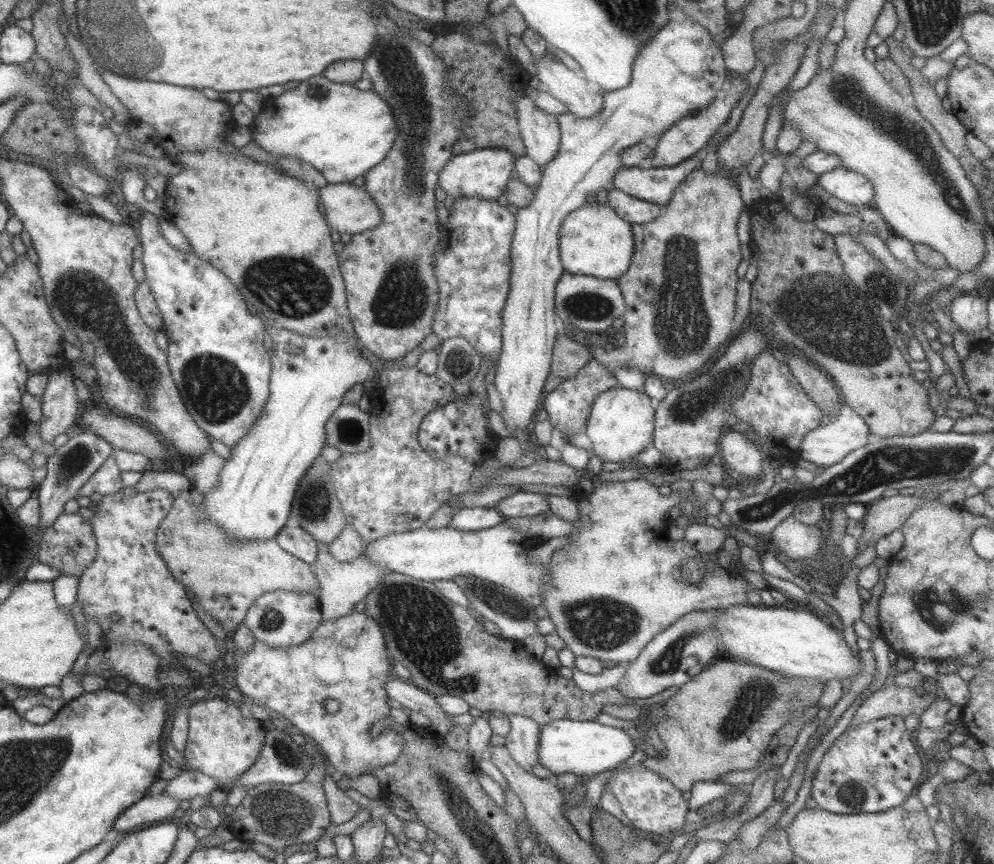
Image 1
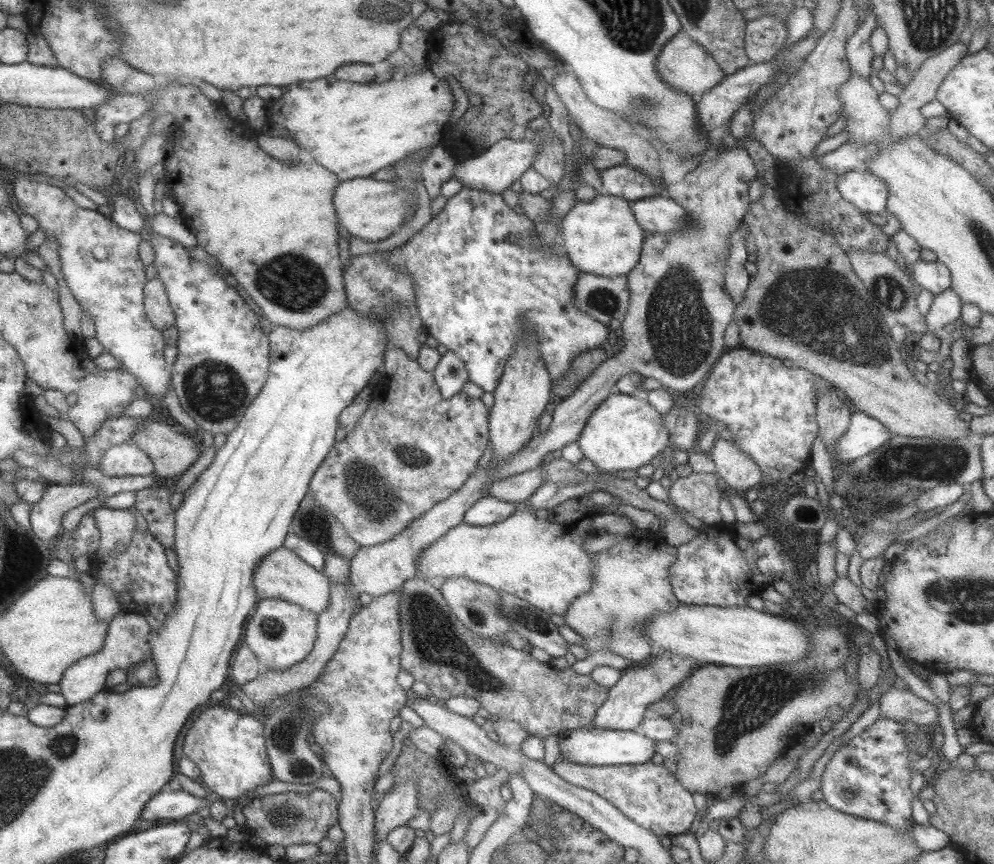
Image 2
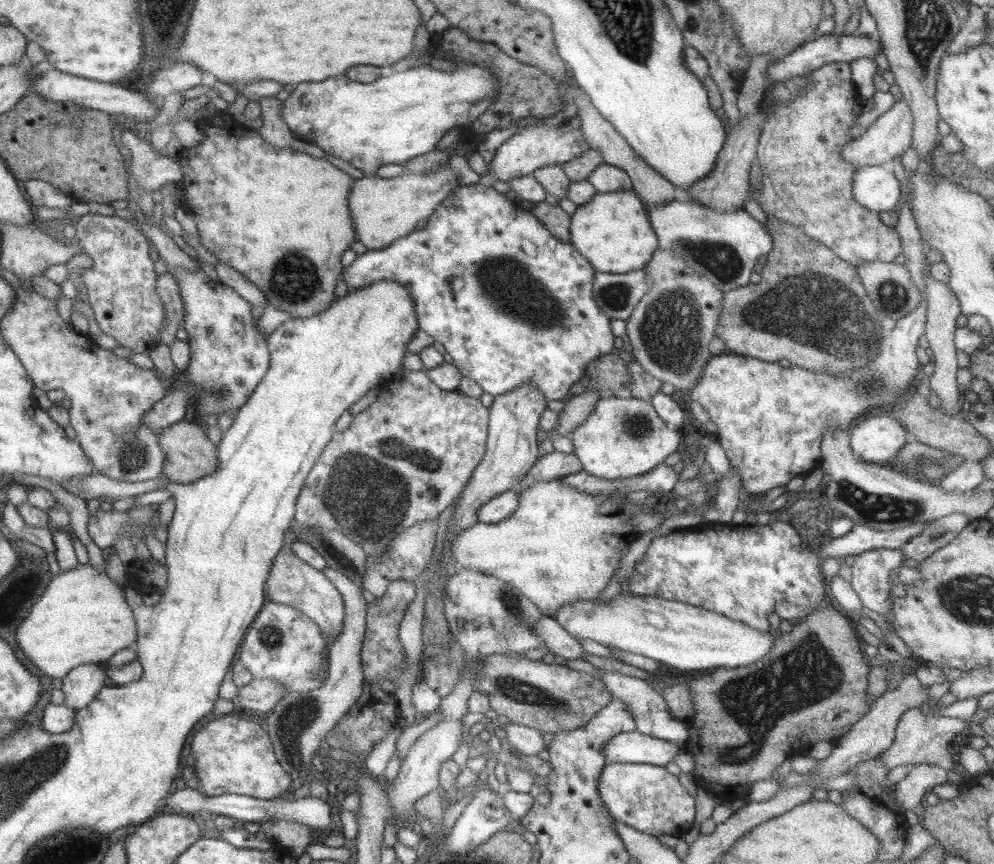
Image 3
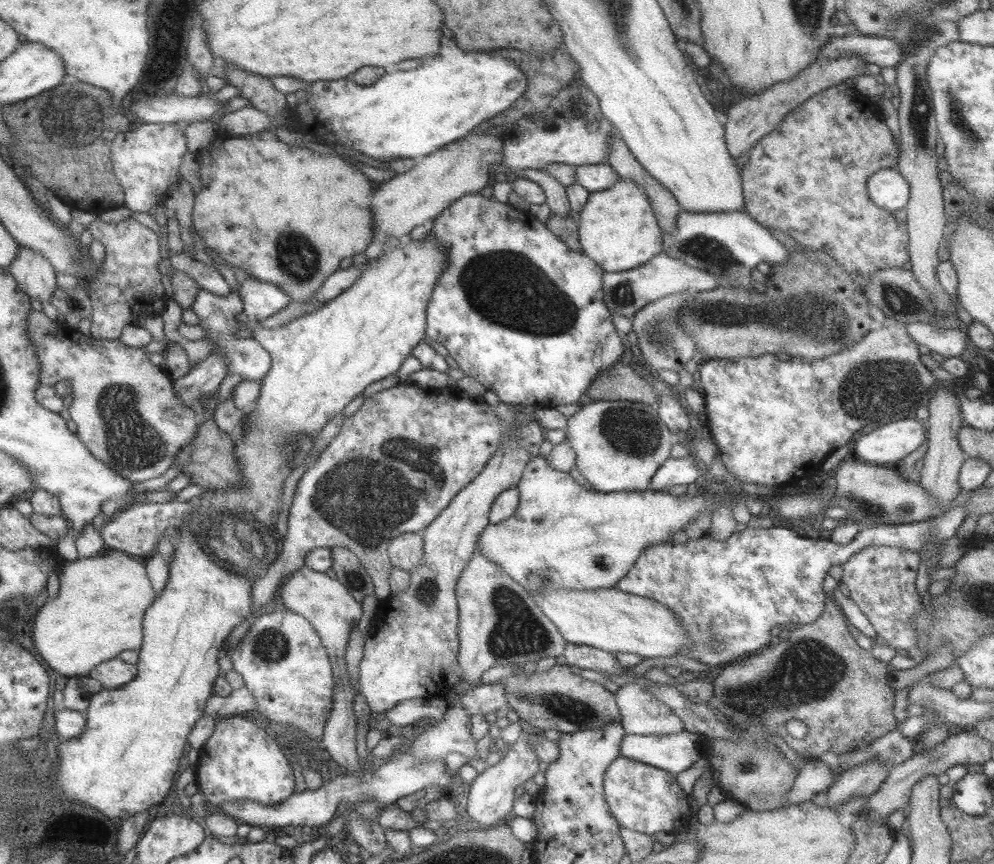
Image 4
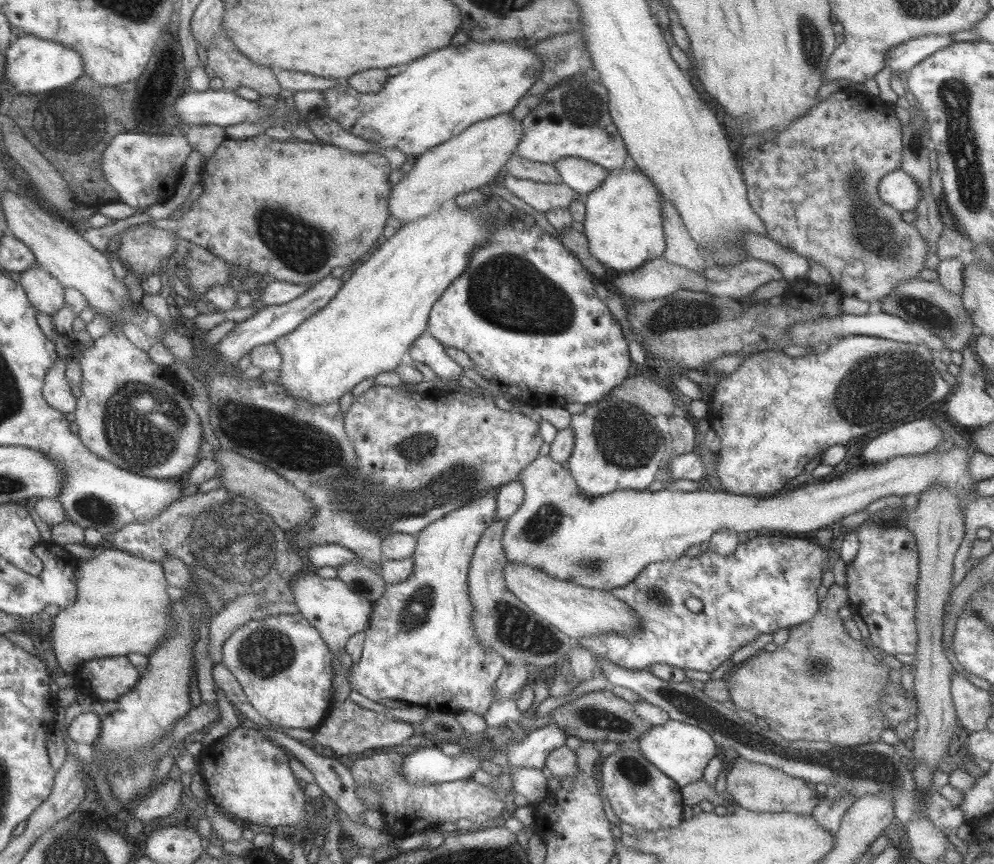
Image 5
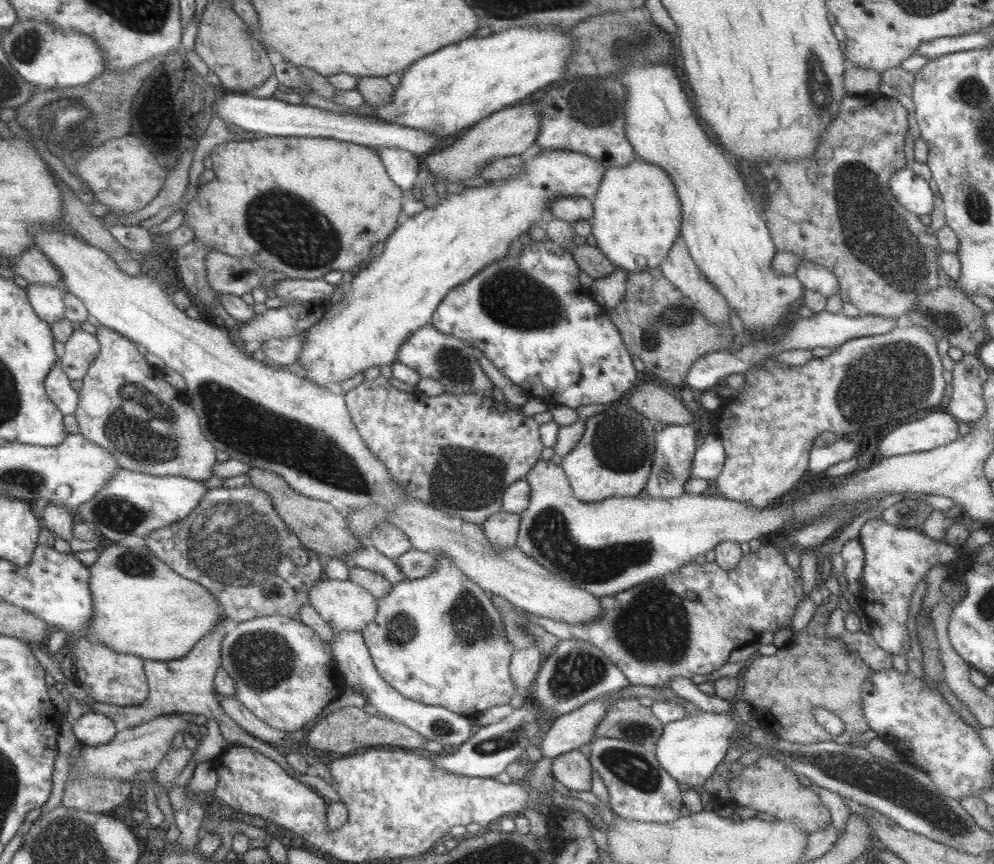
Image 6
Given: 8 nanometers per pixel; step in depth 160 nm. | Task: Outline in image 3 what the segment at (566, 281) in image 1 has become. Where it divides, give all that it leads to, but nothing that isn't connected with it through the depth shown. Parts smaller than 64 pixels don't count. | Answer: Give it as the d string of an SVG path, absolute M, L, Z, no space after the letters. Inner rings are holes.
M642 269L625 274L594 272L592 284L593 301L609 319L627 321L637 302L641 300L647 282Z

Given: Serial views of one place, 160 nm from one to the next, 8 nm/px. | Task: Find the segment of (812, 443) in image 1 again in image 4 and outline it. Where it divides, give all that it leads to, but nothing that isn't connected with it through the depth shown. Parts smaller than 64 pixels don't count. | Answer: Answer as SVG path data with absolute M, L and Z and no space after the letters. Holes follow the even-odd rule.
M909 416L891 420L855 442L857 458L873 465L898 466L904 456L915 450L925 437L922 422Z

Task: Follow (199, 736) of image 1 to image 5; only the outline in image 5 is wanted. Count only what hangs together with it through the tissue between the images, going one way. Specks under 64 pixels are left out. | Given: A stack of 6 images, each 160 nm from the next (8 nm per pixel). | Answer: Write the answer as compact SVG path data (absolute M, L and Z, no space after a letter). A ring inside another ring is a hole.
M238 725L227 734L217 738L207 745L203 745L198 756L197 770L206 786L207 795L216 807L256 825L265 825L271 828L278 826L295 826L305 820L305 797L303 785L293 777L288 766L288 756L261 731Z

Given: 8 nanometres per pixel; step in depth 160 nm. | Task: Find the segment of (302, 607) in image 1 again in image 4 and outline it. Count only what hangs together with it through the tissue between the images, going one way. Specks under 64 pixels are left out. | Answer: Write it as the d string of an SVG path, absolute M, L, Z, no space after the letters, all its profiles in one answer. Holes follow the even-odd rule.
M275 605L271 612L254 617L230 660L254 696L257 712L269 721L295 727L309 738L321 738L331 708L334 678L326 648L306 618Z

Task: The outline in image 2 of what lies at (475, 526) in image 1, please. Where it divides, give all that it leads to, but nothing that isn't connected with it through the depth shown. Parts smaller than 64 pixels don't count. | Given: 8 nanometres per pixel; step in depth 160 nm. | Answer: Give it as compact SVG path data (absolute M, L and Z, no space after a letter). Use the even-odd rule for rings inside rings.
M492 496L481 497L463 515L462 522L473 526L487 526L505 520L516 511L517 504L497 500Z

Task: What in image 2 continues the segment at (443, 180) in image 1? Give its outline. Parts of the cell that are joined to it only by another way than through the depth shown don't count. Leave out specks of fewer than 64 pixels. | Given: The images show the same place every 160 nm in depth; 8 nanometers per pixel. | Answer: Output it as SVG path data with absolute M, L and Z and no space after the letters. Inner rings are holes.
M527 136L521 140L501 139L494 142L485 152L477 154L466 160L458 160L452 170L452 178L460 182L463 187L500 194L505 188L509 188L512 182L519 180L533 162L536 150L539 148L536 142L532 142Z

